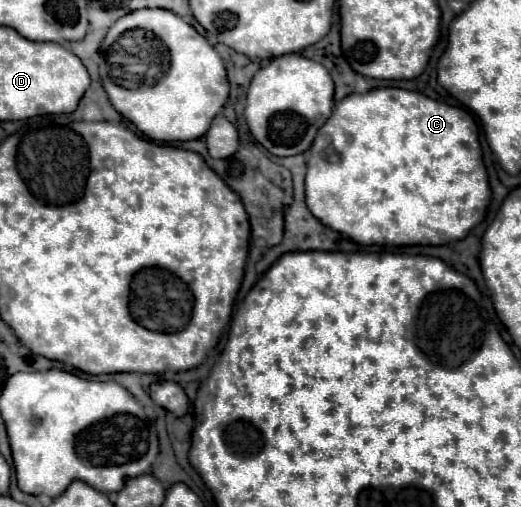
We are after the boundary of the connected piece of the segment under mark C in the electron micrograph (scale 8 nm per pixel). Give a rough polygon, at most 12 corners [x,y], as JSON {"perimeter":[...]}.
{"perimeter":[[335,104],[307,208],[359,244],[449,244],[491,190],[469,112]]}

